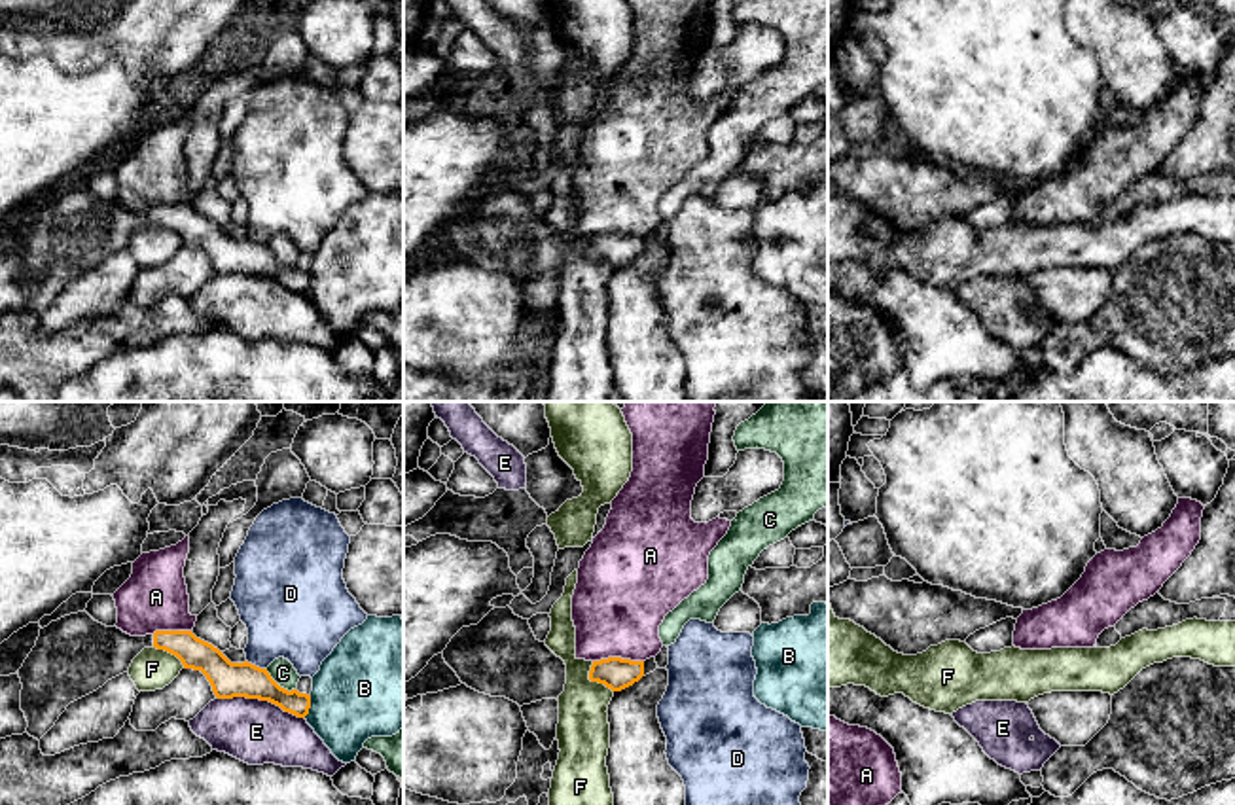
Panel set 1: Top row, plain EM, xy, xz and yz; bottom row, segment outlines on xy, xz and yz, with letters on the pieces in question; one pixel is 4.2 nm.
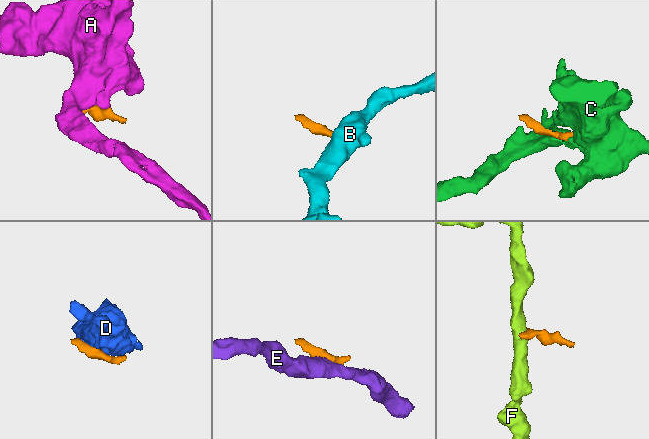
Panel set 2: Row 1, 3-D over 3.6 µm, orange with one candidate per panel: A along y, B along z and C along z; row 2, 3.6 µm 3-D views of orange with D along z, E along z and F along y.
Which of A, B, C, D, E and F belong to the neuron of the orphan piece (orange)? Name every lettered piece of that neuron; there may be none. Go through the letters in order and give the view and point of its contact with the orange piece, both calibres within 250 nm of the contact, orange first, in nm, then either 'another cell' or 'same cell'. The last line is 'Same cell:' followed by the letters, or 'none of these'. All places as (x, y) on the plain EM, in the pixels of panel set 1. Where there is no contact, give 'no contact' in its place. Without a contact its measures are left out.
A: xz (618, 233) | 140/400 nm | another cell
B: xy (309, 283) | 130/420 nm | another cell
C: xy (279, 262) | 150/100 nm | another cell
D: xy (254, 241) | 150/360 nm | another cell
E: xy (260, 275) | 150/280 nm | another cell
F: xz (593, 256) | 140/220 nm | another cell
Same cell: none of these

